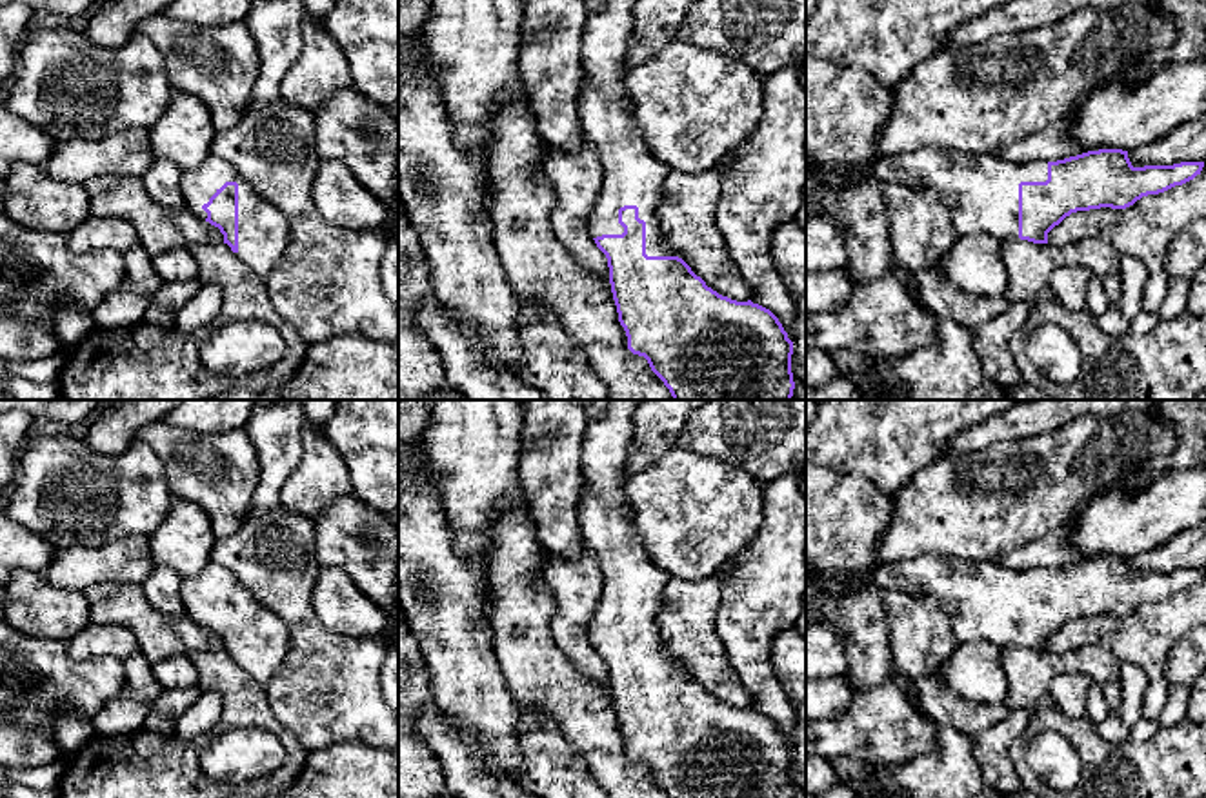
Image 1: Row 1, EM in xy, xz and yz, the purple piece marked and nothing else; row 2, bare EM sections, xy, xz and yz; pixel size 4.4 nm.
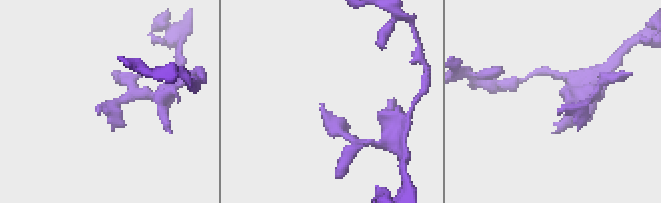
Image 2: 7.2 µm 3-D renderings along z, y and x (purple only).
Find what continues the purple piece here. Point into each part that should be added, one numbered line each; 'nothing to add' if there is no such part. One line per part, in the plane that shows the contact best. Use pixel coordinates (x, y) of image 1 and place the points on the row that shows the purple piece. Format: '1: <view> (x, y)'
1: xz (632, 175)

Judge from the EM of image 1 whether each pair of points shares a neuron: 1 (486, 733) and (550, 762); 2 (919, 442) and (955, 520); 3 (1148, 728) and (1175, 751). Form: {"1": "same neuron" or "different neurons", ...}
{"1": "different neurons", "2": "different neurons", "3": "different neurons"}

